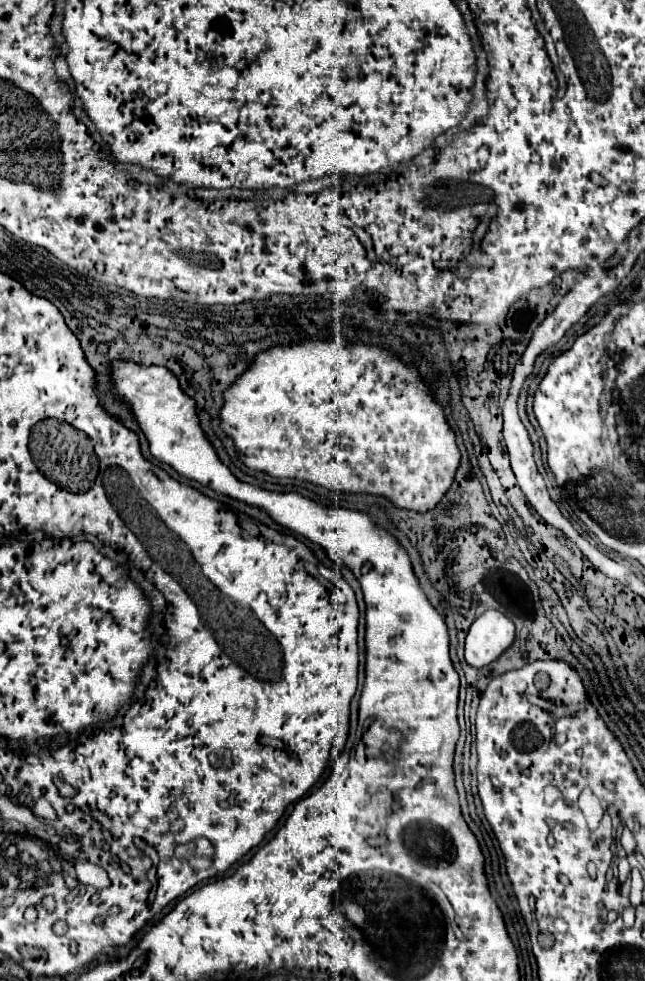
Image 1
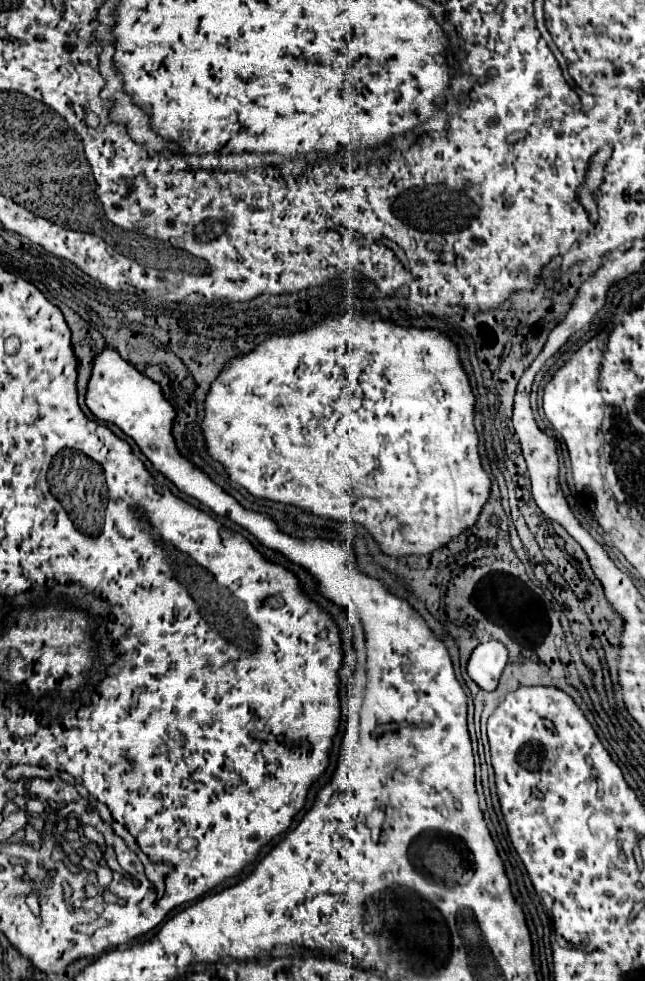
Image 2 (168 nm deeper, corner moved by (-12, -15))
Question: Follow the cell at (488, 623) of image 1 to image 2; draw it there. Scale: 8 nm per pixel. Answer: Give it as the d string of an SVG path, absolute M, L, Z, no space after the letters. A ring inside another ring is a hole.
M487 640L473 650L467 664L467 672L479 688L495 690L507 660L509 660L507 646L499 640Z

